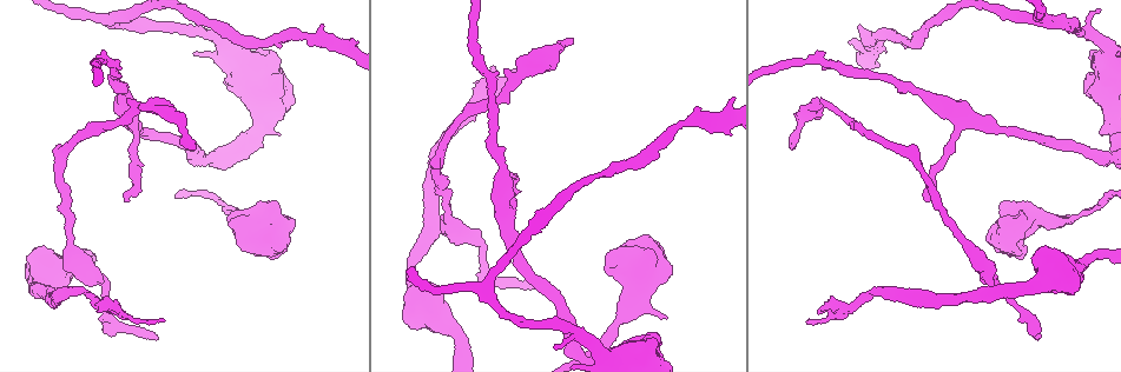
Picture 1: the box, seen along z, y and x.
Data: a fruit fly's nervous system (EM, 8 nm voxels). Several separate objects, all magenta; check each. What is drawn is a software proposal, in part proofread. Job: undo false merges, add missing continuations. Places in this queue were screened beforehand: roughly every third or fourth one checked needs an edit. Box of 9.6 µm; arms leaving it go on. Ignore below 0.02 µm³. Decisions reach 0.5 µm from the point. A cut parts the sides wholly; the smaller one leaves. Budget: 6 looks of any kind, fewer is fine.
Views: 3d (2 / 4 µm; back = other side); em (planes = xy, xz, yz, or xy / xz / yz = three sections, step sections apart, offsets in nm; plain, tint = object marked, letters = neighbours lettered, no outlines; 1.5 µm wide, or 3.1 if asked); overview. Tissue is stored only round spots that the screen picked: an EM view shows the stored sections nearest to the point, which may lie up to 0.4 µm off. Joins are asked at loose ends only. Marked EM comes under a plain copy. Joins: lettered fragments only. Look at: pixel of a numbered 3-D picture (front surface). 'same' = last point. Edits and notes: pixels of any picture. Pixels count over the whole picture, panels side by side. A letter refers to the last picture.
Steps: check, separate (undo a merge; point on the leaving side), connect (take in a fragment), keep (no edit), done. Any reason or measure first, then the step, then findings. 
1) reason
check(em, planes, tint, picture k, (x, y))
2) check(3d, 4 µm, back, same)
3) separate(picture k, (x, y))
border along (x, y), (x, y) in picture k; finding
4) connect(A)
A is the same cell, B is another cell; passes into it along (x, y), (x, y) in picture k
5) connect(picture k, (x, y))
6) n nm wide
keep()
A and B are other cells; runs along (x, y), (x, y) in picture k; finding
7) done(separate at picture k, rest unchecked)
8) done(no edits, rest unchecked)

a narrow waist
check(em, xz, step 4, letters, picture 1, (302, 34))

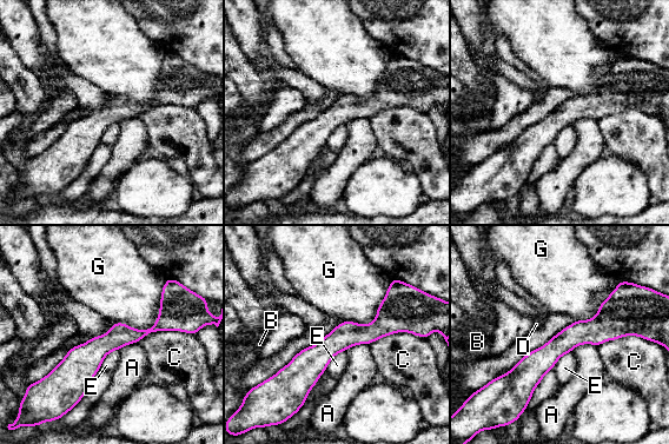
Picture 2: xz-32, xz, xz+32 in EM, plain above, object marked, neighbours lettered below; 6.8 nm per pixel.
keep()
A, B, C, D, E and G are other cells; border along (192, 333), (153, 331), (138, 343) in picture 2; one cell here

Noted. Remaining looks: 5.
an open end
check(em, planes, letters, picture 1, (116, 311))

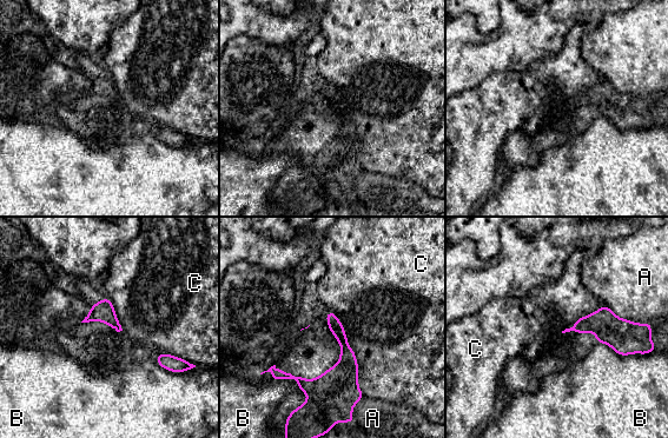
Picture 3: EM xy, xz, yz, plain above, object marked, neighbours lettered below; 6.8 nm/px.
keep()
A, B and C are other cells; border along (331, 310), (355, 354), (364, 396) in picture 3; no lettered fragment goes on from it

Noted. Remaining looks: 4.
branch stops here
check(em, planes, letters, picture 1, (666, 316))

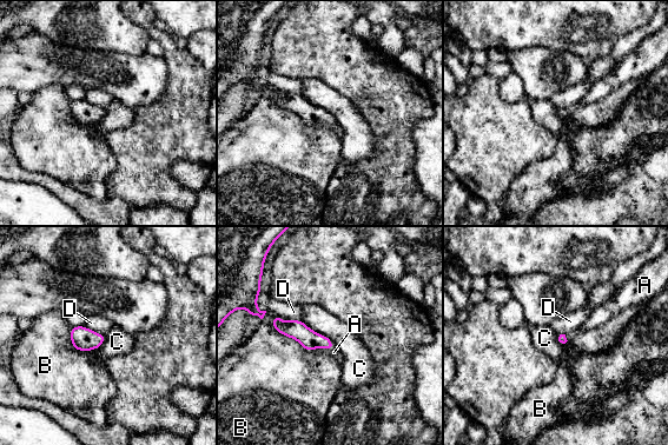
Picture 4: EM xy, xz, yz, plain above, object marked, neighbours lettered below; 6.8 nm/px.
connect(A)
A is the same cell, B, C and D are other cells; passes into it along (309, 339), (331, 349), (334, 352) in picture 4; it goes on there

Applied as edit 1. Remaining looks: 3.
done(connect at picture 4, rest unchecked)

